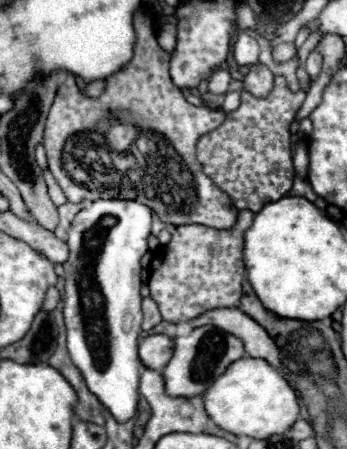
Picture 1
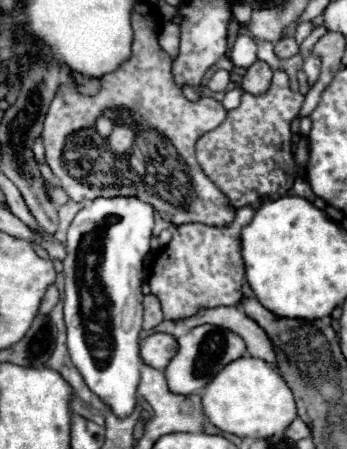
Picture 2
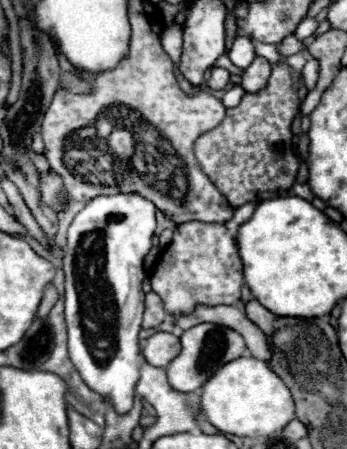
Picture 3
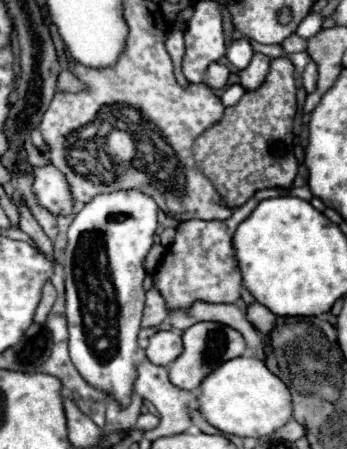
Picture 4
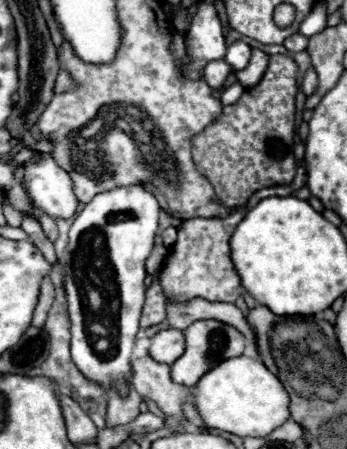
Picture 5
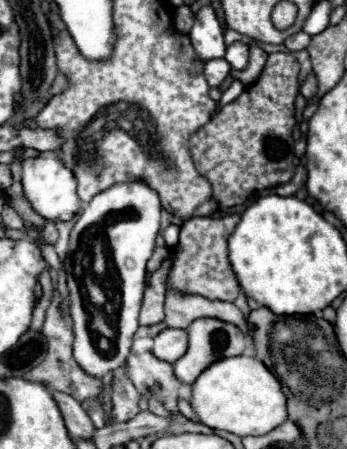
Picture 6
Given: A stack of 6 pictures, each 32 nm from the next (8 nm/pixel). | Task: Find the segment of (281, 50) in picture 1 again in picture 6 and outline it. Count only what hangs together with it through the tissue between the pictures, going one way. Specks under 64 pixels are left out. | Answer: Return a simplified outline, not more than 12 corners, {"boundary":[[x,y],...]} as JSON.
{"boundary":[[298,32],[284,40],[290,52],[304,50],[310,42],[310,36]]}

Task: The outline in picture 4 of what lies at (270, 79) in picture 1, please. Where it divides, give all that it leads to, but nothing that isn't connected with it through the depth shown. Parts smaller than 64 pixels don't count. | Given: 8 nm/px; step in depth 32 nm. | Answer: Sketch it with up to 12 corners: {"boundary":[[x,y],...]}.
{"boundary":[[254,54],[250,66],[240,72],[240,84],[256,90],[270,72],[270,60]]}

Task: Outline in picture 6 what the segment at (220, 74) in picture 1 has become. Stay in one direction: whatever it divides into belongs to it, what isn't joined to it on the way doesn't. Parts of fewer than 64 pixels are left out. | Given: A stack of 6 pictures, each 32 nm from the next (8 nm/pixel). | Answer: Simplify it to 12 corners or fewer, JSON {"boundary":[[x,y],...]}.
{"boundary":[[224,58],[204,64],[206,82],[218,88],[230,64]]}

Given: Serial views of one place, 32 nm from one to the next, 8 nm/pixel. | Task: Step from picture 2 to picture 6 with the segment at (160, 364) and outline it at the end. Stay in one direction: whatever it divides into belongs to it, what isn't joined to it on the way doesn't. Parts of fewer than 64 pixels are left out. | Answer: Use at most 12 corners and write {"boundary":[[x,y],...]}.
{"boundary":[[166,328],[152,354],[174,364],[188,346],[186,330]]}

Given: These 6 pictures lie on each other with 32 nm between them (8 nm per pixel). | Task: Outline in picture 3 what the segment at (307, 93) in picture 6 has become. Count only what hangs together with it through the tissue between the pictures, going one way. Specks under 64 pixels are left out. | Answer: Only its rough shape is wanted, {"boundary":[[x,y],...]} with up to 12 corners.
{"boundary":[[312,56],[302,70],[308,90],[318,80],[320,62]]}

